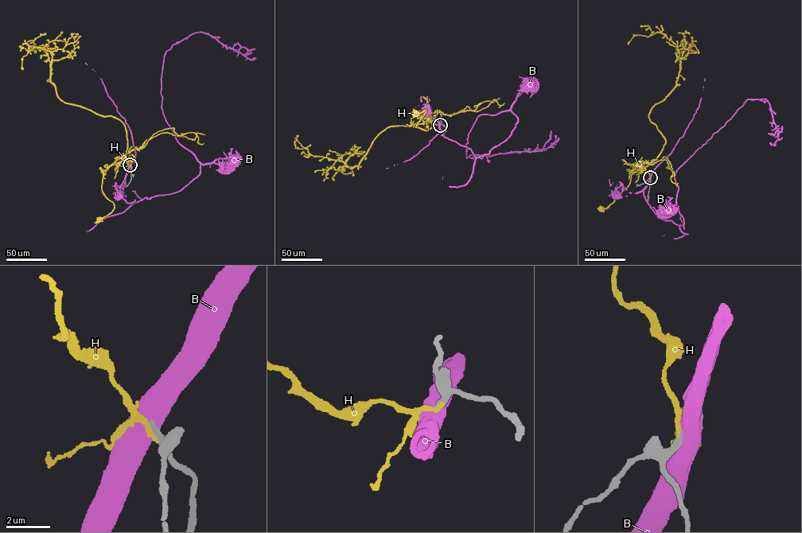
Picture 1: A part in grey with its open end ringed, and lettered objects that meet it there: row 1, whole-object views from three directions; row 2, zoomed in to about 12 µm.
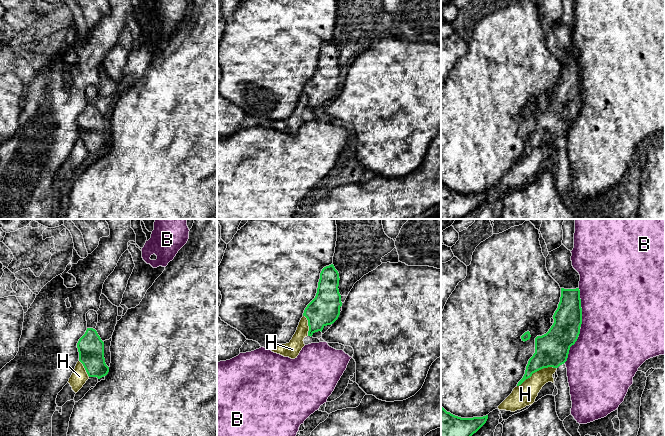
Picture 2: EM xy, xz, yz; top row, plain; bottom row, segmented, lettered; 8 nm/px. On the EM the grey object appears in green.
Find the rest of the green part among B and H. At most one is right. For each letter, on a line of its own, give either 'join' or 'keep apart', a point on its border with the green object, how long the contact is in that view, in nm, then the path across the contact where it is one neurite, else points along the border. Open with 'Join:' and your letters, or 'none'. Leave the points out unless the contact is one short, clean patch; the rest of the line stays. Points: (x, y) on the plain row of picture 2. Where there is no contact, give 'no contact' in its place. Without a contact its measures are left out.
Join: none
B: keep apart | yz (580, 83) | 320 nm
H: keep apart | yz (536, 147) | 360 nm

